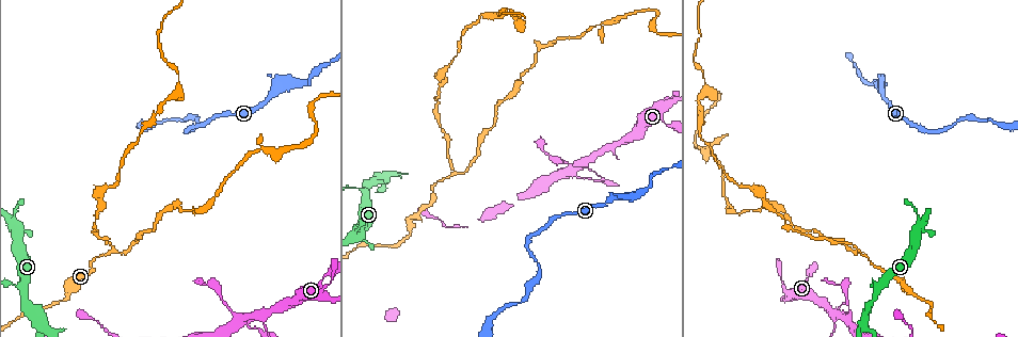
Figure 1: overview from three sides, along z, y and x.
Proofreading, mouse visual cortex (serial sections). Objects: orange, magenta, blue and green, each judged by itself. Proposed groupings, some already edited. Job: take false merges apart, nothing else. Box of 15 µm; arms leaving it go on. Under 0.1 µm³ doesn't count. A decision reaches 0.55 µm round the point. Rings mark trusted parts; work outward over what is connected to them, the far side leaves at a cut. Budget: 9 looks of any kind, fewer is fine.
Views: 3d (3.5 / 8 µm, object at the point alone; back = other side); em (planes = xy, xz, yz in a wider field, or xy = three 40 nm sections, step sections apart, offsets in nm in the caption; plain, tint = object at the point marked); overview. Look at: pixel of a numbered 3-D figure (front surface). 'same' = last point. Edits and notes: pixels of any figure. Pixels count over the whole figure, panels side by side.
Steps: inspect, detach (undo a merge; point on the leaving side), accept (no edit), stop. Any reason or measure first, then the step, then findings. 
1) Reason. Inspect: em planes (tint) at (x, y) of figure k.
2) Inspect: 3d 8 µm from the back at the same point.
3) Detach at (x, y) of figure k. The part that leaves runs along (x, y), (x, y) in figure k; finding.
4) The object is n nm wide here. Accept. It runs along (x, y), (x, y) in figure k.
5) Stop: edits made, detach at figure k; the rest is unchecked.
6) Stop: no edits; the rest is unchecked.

Sharp bend. Inspect: 3d 8 µm at (242, 317) of figure 1.

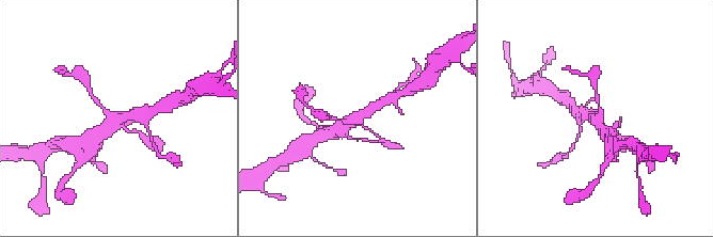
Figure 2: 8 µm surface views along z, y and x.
Inspect: 3d 3.5 µm at (114, 119) of figure 2.

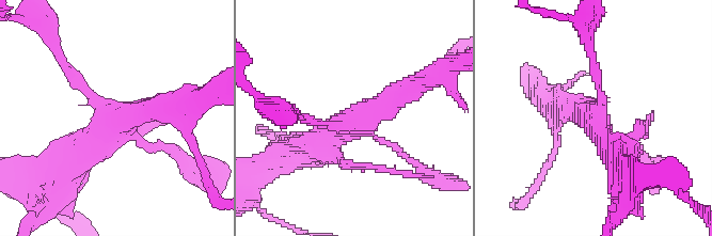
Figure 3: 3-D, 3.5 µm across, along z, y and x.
The arms are 100, 150, 350, 350 nm wide. Accept. It runs along (416, 83), (321, 144), (311, 144) in figure 3; one cell here.

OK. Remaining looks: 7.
Two arms in line, one across. Inspect: 3d 3.5 µm at (452, 172) of figure 1.

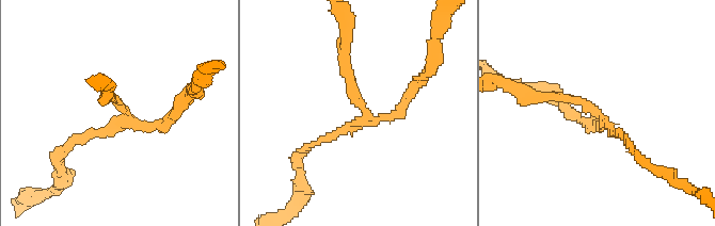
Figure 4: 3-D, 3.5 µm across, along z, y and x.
3 arms meet here; the arms are 100, 150, 150 nm wide. Inspect: em xy step 5 (tint) at (364, 120) of figure 4.

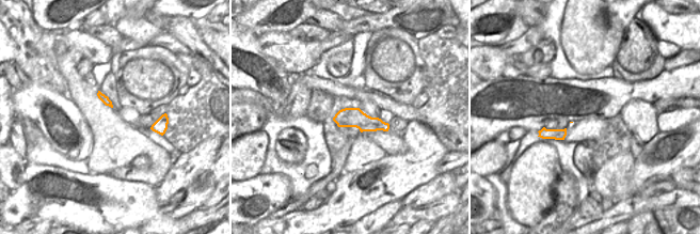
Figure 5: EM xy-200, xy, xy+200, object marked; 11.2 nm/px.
Accept. It runs along (336, 119), (359, 119), (386, 126) in figure 5; continuous, no second cell.

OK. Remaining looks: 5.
Thin neck. Inspect: 3d 8 µm from the back at (178, 79) of figure 1.

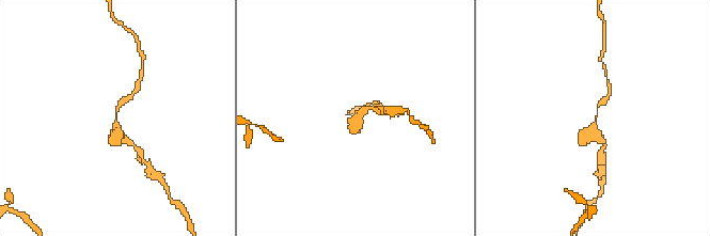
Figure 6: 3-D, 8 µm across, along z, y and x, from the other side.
Inspect: em xy step 3 (tint) at (595, 119) of figure 6.

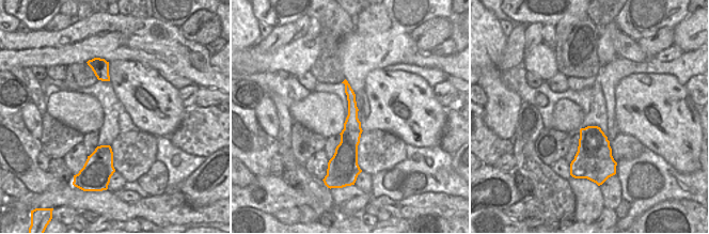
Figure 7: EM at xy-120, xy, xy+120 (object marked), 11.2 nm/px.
Accept. It runs along (129, 142), (119, 136), (116, 110), (131, 96) in figure 6; all the same cell.

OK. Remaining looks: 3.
Abrupt turn. Inspect: 3d 3.5 µm from the back at (927, 133) of figure 1.

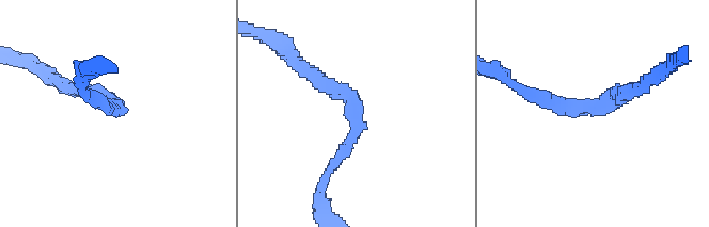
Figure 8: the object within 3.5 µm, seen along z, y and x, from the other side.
Accept. It runs along (303, 68), (356, 107), (356, 131), (330, 169) in figure 8; all the same cell.

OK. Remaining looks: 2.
Stop: no edits; the rest is unchecked.

